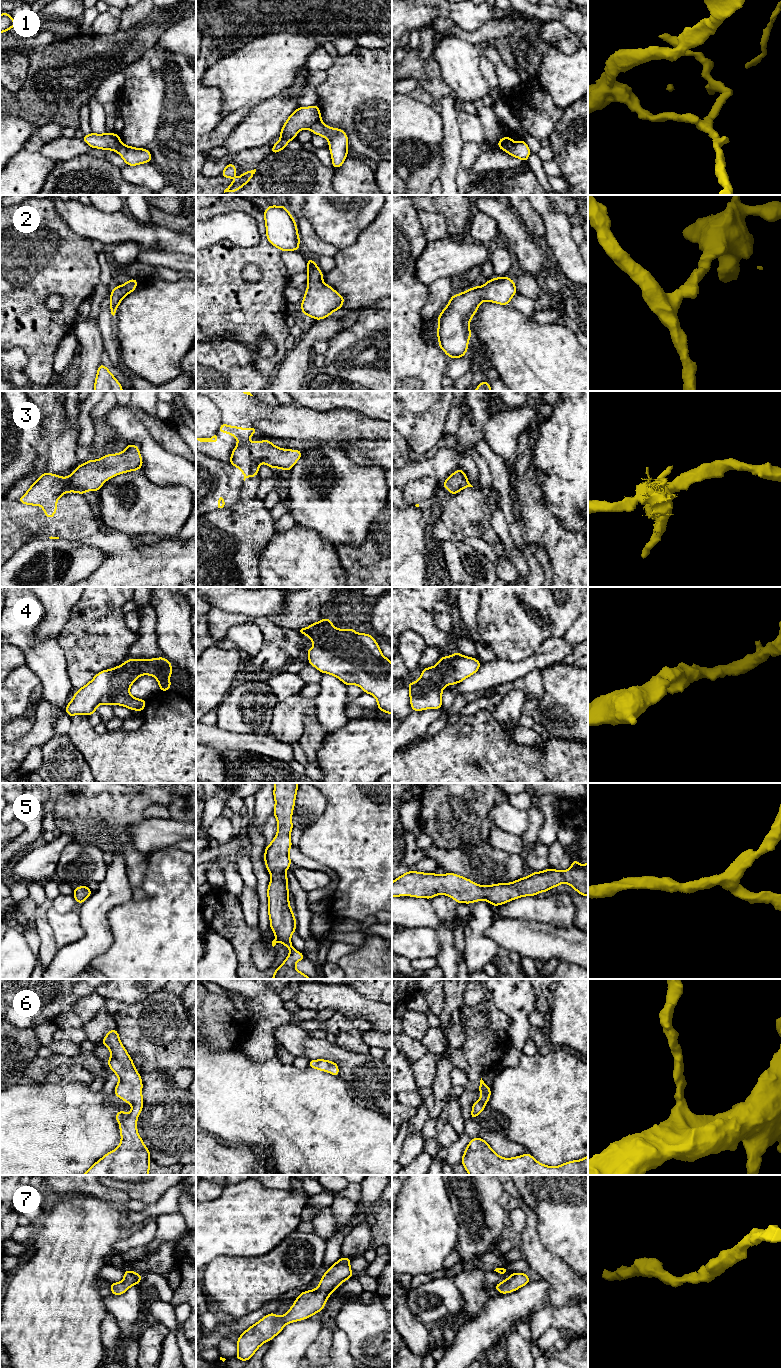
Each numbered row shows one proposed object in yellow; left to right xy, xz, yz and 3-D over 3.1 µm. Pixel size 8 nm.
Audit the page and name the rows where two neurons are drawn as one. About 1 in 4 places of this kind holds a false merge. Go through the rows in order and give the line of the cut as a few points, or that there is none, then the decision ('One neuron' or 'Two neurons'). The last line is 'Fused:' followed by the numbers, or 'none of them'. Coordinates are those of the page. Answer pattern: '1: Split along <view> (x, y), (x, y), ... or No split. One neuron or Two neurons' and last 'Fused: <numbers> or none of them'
1: Split along xz (320, 118), (309, 128). Two neurons
2: No split. One neuron
3: No split. One neuron
4: No split. One neuron
5: No split. One neuron
6: No split. One neuron
7: No split. One neuron
Fused: 1

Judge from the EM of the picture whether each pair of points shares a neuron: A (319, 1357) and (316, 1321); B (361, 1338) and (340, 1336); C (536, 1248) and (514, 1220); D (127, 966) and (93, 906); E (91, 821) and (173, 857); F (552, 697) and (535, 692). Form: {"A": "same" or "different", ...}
{"A": "different", "B": "different", "C": "different", "D": "different", "E": "different", "F": "different"}

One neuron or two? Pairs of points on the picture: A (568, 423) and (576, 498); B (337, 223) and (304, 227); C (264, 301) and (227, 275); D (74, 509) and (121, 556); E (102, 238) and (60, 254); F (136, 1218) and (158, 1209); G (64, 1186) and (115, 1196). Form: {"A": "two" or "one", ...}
{"A": "one", "B": "two", "C": "one", "D": "two", "E": "two", "F": "one", "G": "one"}

